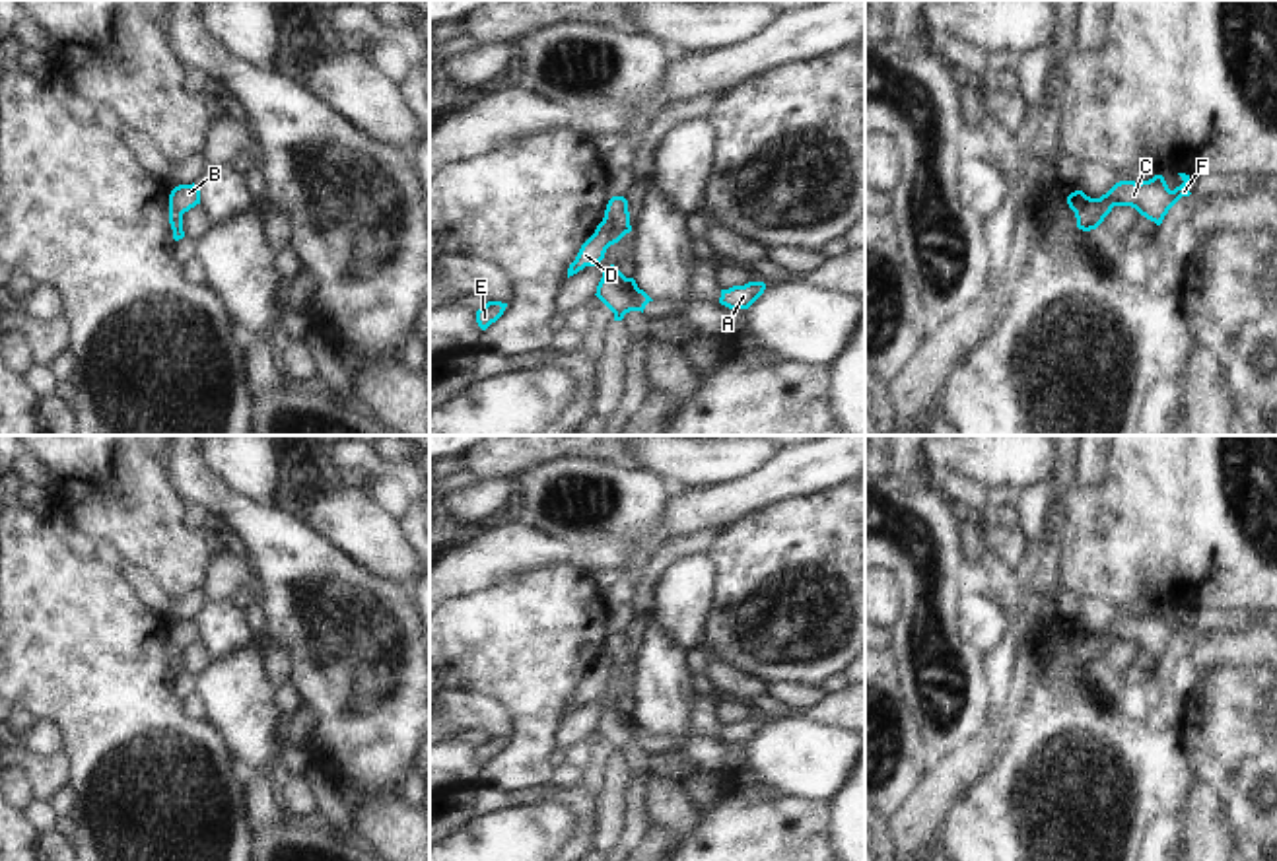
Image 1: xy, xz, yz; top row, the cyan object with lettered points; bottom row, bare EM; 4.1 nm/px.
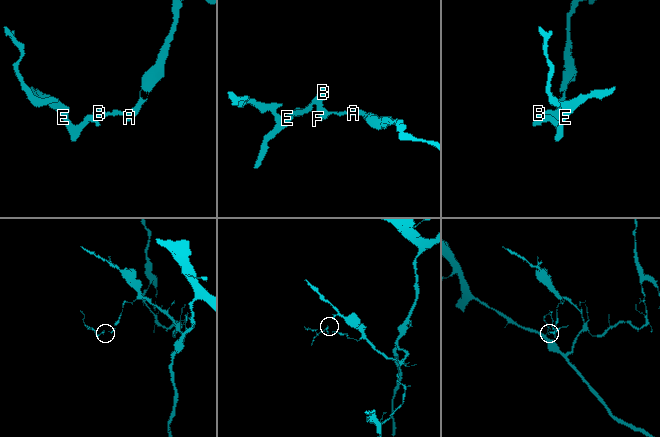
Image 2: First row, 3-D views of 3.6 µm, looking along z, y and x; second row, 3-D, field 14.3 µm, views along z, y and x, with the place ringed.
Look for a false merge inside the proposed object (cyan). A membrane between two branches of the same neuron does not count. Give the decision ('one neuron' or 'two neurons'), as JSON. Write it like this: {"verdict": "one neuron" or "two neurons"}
{"verdict": "two neurons"}

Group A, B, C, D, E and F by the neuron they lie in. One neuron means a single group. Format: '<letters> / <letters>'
A B C F / D E

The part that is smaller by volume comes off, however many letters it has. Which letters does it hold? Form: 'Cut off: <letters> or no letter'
Cut off: D, E

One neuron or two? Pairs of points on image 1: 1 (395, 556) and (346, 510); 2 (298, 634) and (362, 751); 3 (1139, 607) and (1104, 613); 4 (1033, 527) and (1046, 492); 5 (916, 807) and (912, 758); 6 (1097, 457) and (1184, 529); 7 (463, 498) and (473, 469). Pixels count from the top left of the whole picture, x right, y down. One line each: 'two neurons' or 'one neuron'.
1: one neuron
2: one neuron
3: one neuron
4: one neuron
5: two neurons
6: two neurons
7: two neurons

